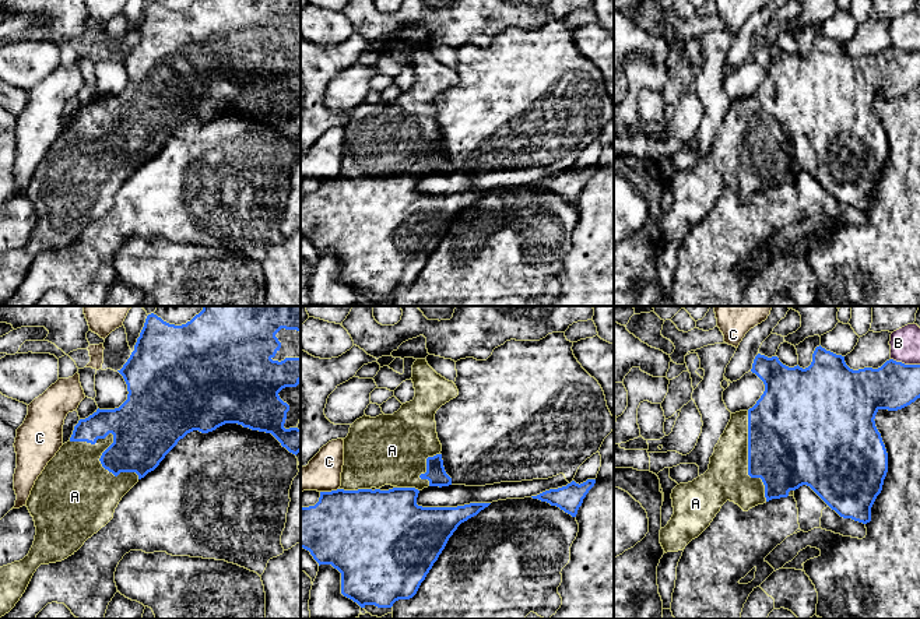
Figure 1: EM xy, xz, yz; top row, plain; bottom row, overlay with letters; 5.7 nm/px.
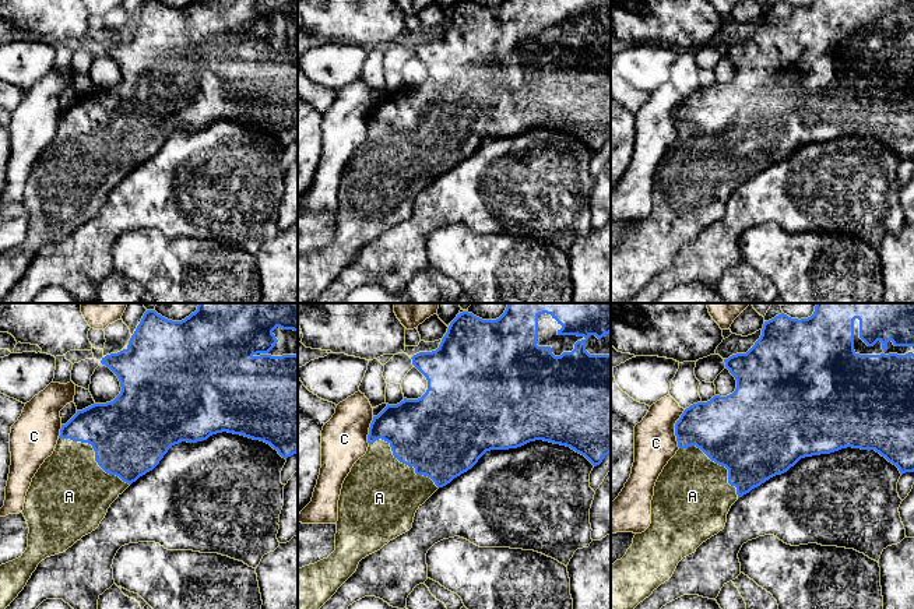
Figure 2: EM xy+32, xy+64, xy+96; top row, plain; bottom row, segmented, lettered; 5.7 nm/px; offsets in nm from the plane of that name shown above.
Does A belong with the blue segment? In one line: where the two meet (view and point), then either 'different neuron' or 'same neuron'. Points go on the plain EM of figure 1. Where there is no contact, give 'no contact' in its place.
xy (106, 136) | same neuron

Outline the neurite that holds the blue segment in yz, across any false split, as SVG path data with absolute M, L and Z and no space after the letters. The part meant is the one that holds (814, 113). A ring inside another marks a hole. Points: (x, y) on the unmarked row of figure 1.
M819 32L805 56L798 52L789 54L777 43L758 41L751 59L763 68L763 81L748 98L731 101L710 144L709 156L692 169L680 170L673 176L674 201L660 217L660 231L666 240L682 238L698 225L727 187L748 198L772 186L794 183L794 177L803 172L810 173L840 204L863 211L871 208L871 194L888 159L888 140L874 106L879 96L898 98L920 85L920 52L889 46L878 56L853 57L846 52L844 43Z

